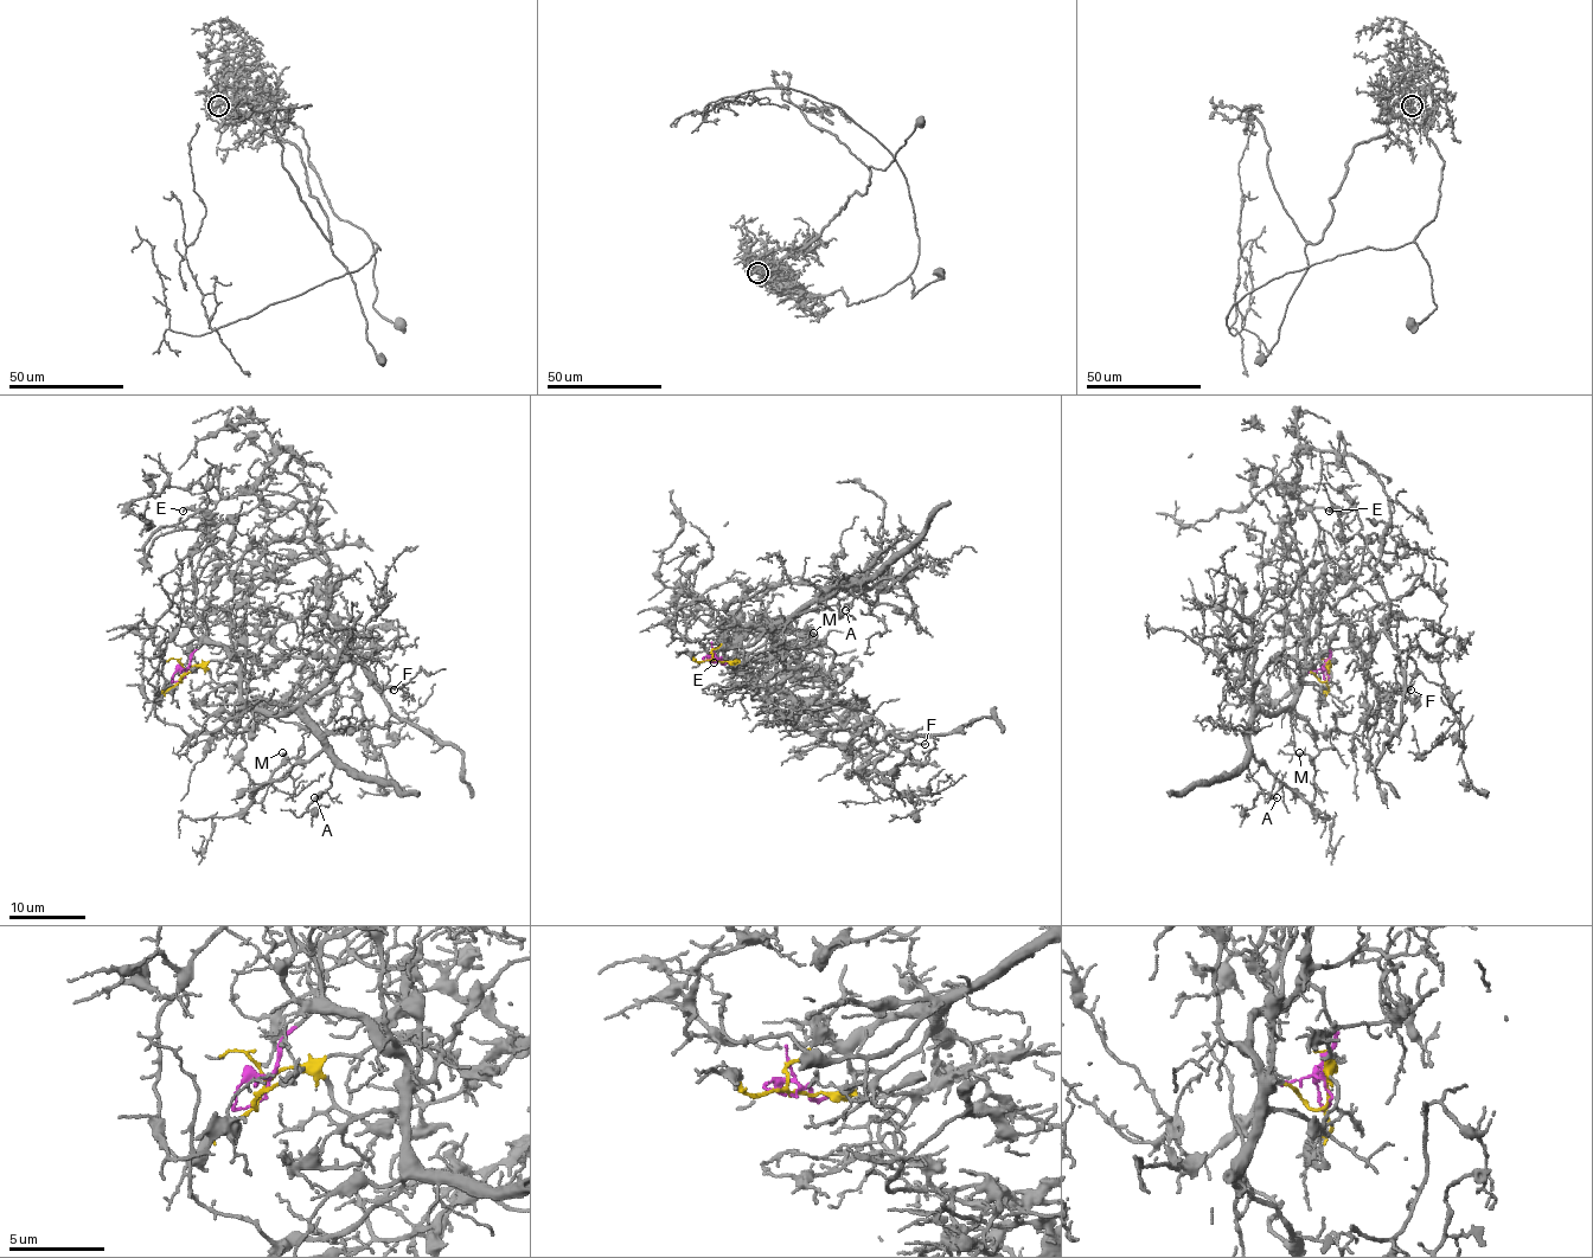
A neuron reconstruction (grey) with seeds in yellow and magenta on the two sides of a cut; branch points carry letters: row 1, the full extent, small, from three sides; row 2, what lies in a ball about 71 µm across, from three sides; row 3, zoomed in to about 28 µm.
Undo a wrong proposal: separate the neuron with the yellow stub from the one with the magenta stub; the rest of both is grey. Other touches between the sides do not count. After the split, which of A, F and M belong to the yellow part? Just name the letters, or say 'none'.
F

